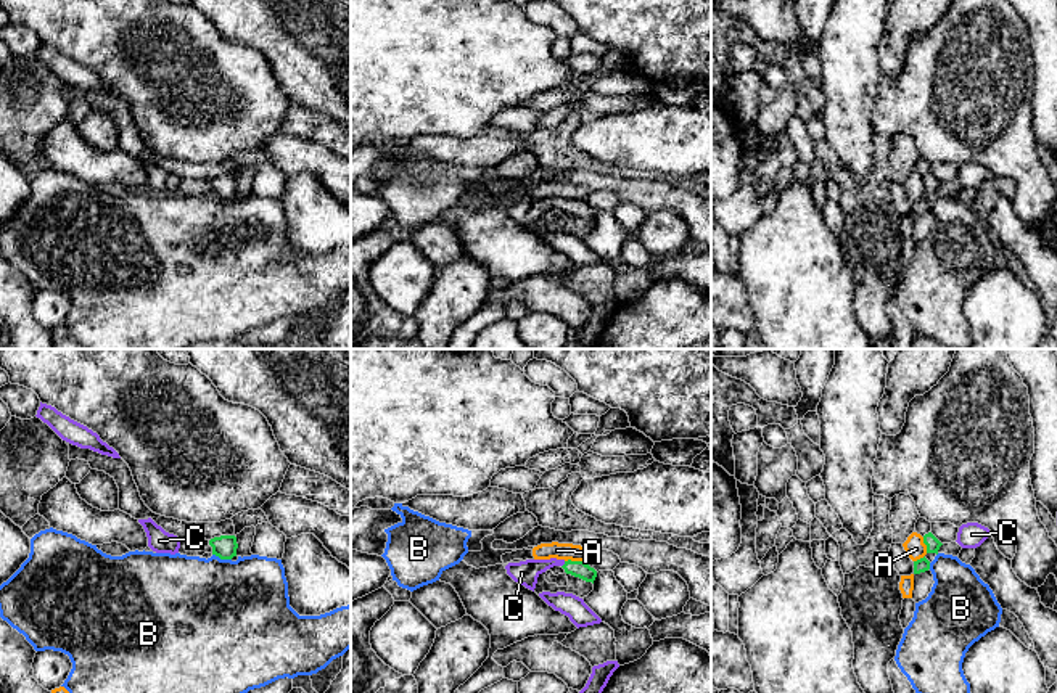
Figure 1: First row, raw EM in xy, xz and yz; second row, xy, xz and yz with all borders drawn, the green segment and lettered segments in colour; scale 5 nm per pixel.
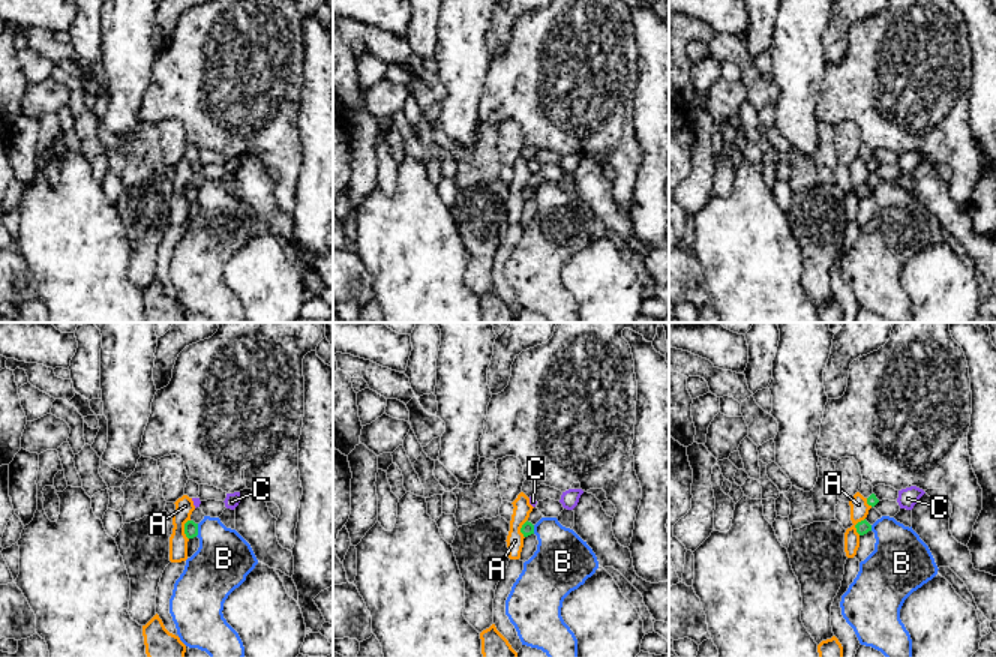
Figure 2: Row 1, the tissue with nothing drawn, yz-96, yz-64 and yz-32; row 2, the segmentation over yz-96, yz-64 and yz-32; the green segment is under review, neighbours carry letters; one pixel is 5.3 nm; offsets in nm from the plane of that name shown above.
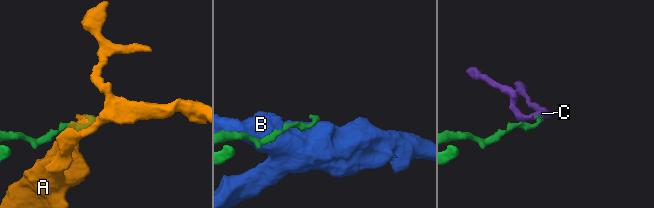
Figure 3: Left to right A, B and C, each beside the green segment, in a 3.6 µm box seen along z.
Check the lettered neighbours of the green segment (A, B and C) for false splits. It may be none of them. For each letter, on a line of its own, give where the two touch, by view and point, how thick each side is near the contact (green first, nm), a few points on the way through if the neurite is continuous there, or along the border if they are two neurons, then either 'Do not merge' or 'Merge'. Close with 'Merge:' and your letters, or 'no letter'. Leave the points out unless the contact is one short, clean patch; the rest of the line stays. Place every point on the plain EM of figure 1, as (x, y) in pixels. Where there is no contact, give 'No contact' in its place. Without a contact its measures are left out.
A: Touches green at xz (573, 201). Thickness 80 nm (green) against 80 nm. Boundary: xz (583, 200), (565, 201). Do not merge
B: Touches green at xy (222, 198). Thickness 120 nm (green) against 500 nm. Do not merge
C: Touches green at xz (563, 205). Thickness 80 nm (green) against 120 nm. Path across: xz (579, 209), (563, 205), (547, 203), (525, 213). Merge
Merge: C

